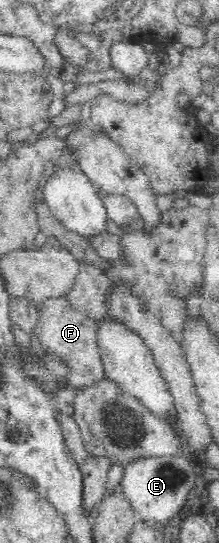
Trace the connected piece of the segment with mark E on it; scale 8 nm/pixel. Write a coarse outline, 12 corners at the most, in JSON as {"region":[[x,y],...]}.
{"region":[[185,456],[129,461],[121,487],[147,522],[185,506],[198,477]]}

